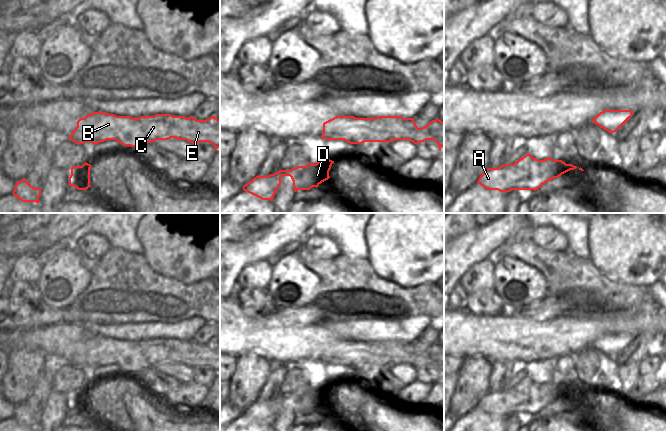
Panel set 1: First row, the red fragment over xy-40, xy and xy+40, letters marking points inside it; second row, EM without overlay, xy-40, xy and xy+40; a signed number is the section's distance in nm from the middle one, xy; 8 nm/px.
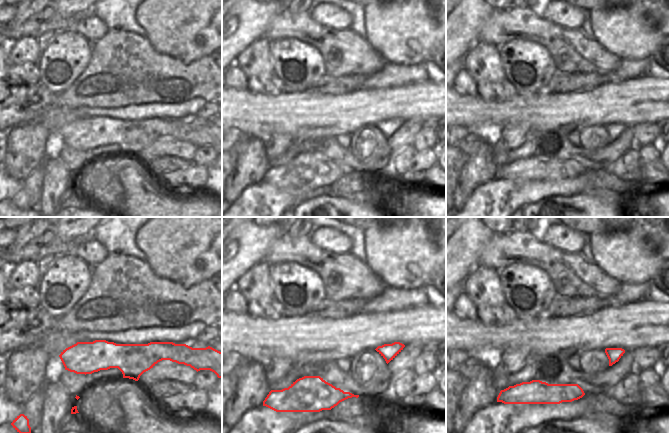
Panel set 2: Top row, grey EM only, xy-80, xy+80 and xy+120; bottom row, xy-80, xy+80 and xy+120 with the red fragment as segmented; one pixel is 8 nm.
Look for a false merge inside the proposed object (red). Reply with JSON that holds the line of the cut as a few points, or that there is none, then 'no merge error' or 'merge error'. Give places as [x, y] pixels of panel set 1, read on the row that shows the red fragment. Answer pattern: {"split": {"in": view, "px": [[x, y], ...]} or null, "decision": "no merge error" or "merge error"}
{"split": {"in": "xy+40", "px": [[617, 128], [608, 131]]}, "decision": "merge error"}

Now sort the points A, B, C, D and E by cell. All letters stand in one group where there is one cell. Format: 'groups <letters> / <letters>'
groups A D / B C E

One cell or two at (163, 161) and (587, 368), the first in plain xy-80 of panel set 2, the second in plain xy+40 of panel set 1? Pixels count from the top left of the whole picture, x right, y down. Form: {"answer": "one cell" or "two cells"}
{"answer": "one cell"}

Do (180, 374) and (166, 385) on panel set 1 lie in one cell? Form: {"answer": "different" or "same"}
{"answer": "different"}

